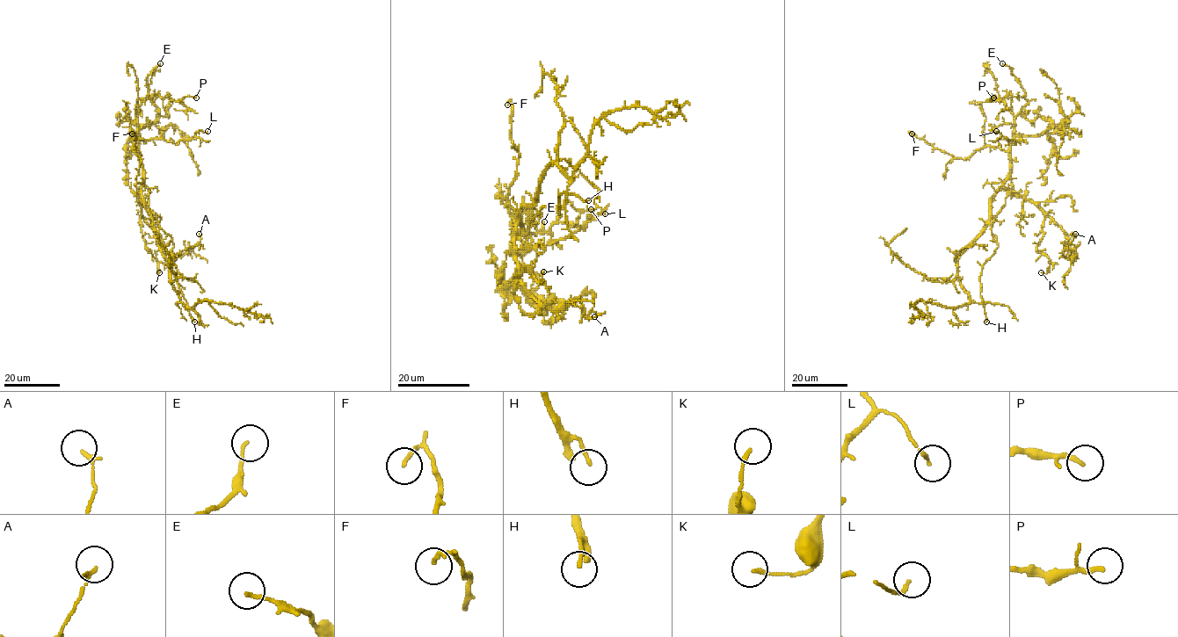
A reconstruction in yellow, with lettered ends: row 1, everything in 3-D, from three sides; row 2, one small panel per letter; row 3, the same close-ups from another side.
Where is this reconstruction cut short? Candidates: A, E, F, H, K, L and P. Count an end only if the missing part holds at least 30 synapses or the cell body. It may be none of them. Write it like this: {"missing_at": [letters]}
{"missing_at": ["H"]}

